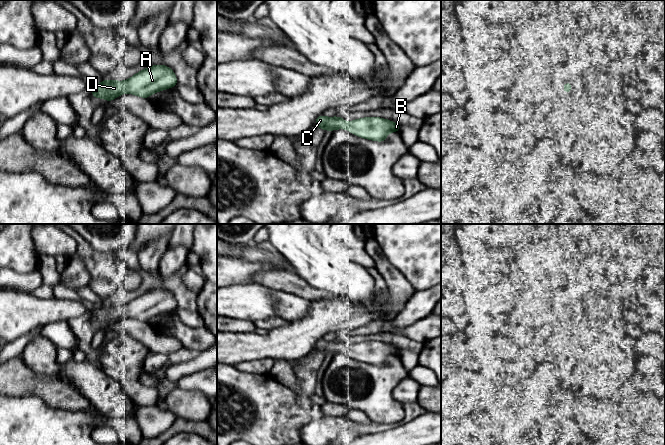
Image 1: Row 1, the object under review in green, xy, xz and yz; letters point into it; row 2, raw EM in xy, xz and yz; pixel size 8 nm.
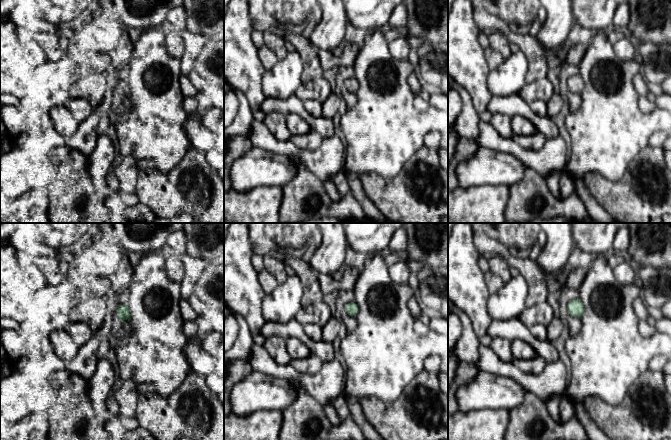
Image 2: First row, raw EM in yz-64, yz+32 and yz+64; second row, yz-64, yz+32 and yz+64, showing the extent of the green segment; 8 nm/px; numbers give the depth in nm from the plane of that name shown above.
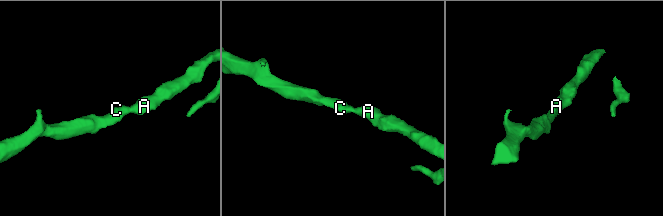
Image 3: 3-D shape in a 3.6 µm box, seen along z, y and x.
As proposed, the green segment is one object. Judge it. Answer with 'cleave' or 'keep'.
keep

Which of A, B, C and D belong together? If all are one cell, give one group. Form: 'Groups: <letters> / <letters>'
Groups: A B C D

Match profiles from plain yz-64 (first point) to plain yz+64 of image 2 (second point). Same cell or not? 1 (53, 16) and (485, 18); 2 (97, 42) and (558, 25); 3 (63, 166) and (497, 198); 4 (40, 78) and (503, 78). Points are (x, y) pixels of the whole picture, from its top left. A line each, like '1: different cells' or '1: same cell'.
1: different cells
2: same cell
3: different cells
4: same cell

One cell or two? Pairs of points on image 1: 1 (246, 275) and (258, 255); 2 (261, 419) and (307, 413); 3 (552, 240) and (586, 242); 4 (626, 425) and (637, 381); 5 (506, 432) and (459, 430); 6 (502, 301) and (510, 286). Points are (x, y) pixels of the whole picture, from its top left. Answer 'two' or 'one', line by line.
1: two
2: one
3: two
4: one
5: two
6: one

